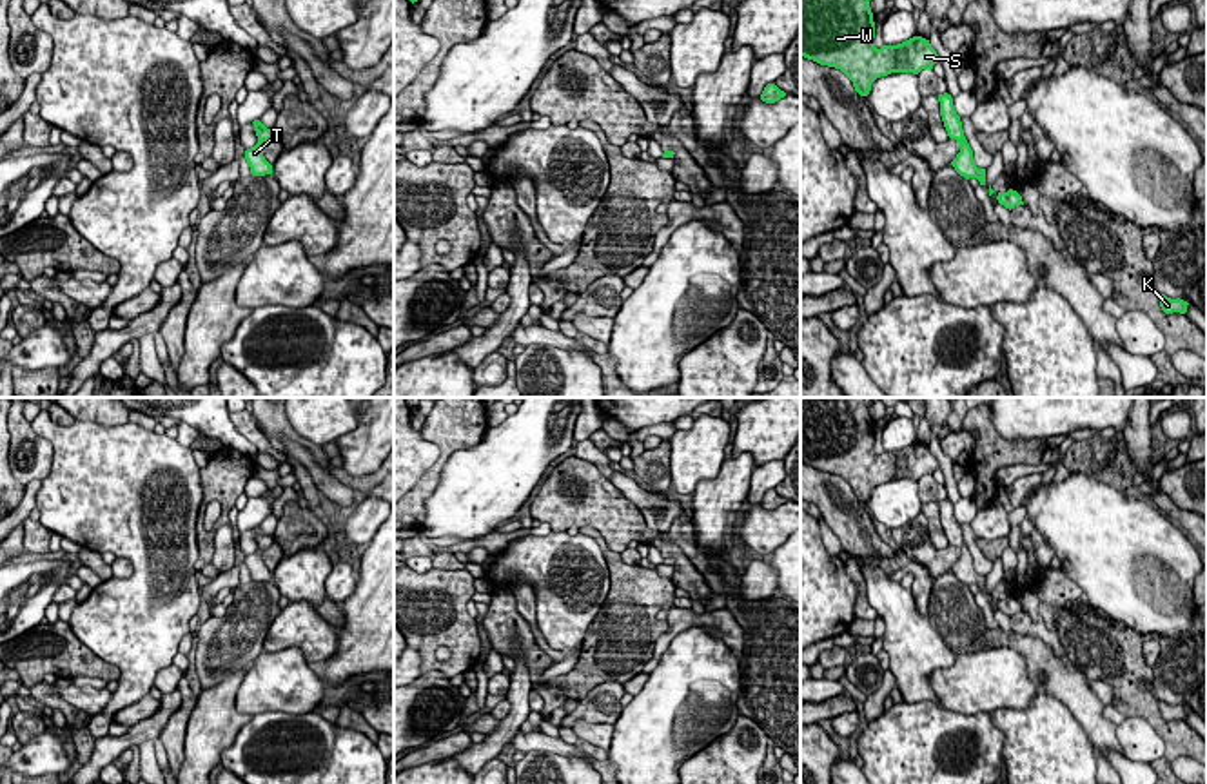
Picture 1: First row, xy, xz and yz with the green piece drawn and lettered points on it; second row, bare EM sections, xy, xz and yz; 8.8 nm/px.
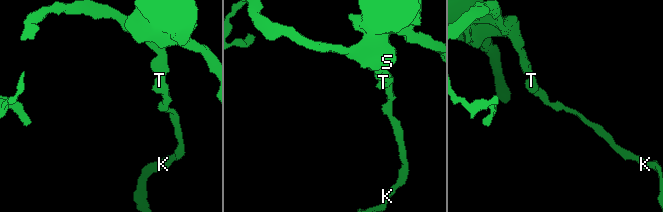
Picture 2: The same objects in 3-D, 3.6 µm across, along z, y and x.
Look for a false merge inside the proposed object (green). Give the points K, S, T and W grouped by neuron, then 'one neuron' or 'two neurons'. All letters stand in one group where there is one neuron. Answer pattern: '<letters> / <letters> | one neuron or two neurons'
K S T W | one neuron

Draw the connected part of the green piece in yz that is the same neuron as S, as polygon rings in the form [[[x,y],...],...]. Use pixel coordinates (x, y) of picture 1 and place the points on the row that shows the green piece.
[[[800,0],[800,56],[813,60],[820,65],[840,69],[851,82],[860,96],[868,96],[871,83],[891,73],[913,73],[918,74],[922,69],[933,69],[938,62],[937,51],[929,40],[913,36],[897,45],[882,45],[880,49],[873,44],[875,22],[869,7],[869,0]]]

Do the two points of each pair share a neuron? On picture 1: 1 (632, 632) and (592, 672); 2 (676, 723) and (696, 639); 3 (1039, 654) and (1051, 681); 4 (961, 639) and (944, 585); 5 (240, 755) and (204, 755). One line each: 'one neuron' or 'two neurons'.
1: one neuron
2: one neuron
3: one neuron
4: one neuron
5: two neurons

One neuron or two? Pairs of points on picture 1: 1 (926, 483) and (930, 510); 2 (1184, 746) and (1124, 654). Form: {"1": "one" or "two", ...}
{"1": "two", "2": "one"}

